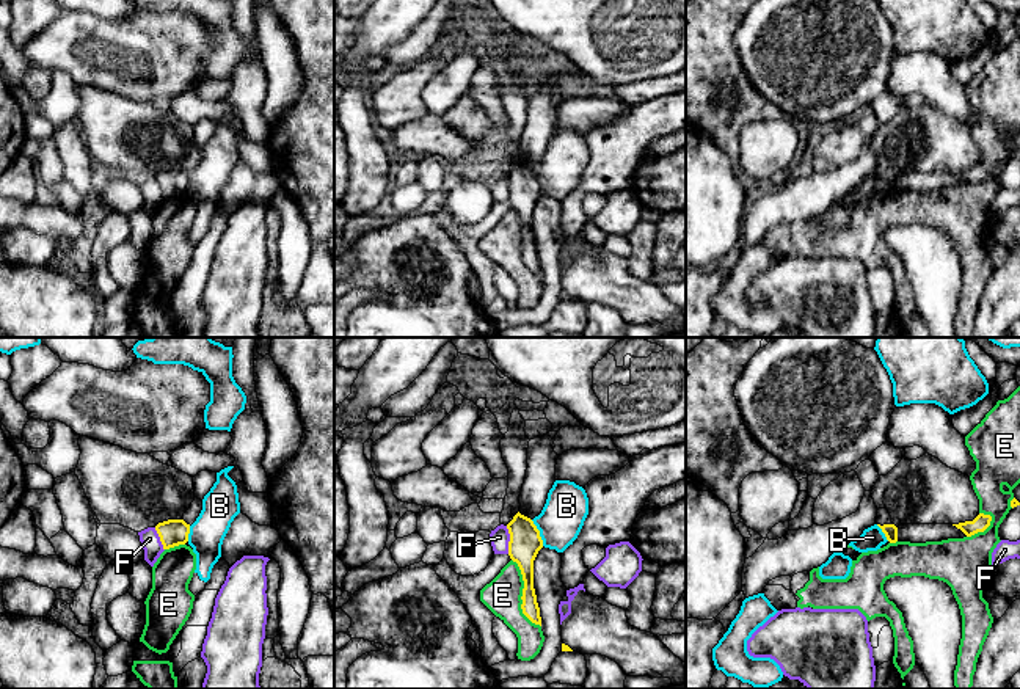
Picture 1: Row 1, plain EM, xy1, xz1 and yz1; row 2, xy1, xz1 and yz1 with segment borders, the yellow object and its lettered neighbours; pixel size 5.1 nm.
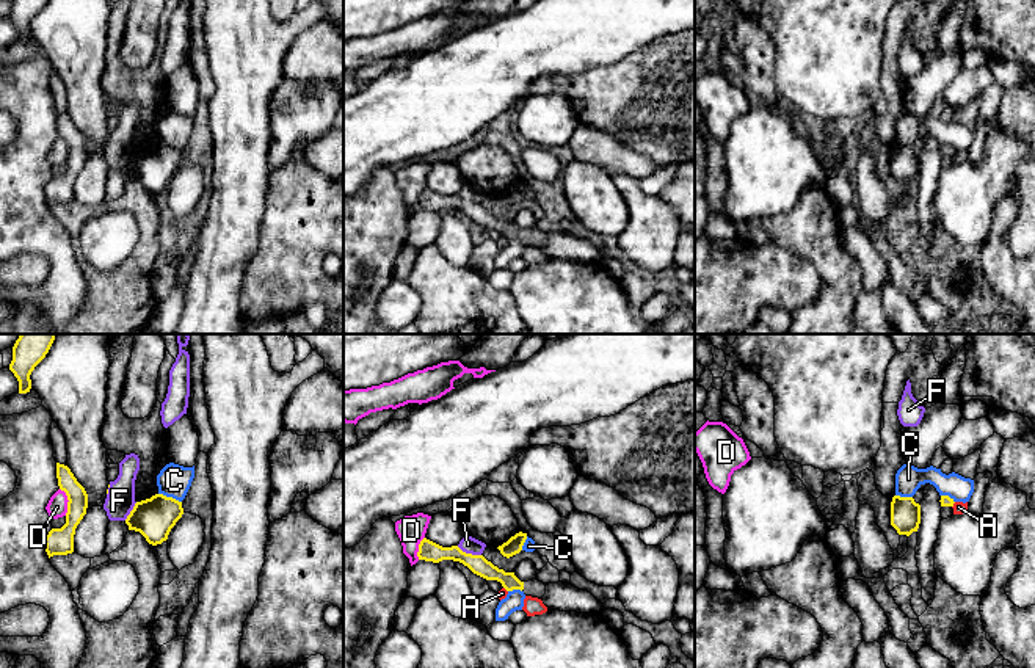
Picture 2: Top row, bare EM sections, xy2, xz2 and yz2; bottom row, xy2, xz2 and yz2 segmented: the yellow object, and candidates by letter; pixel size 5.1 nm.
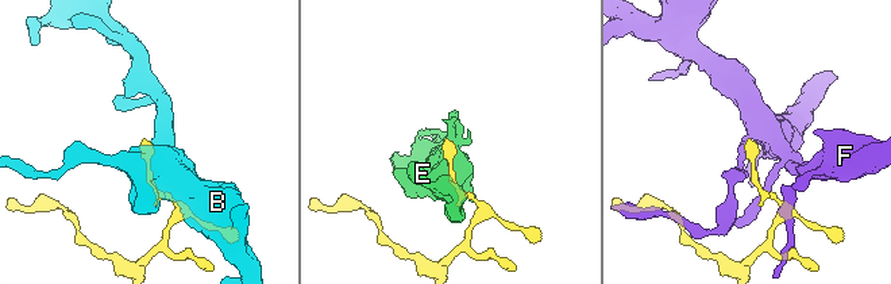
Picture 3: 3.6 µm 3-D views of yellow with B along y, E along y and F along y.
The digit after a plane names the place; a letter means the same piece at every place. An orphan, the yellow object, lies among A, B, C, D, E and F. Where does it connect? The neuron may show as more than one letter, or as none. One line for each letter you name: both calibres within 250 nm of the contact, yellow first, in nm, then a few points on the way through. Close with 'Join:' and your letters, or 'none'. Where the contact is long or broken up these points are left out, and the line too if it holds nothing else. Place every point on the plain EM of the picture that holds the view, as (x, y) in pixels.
Join: none

